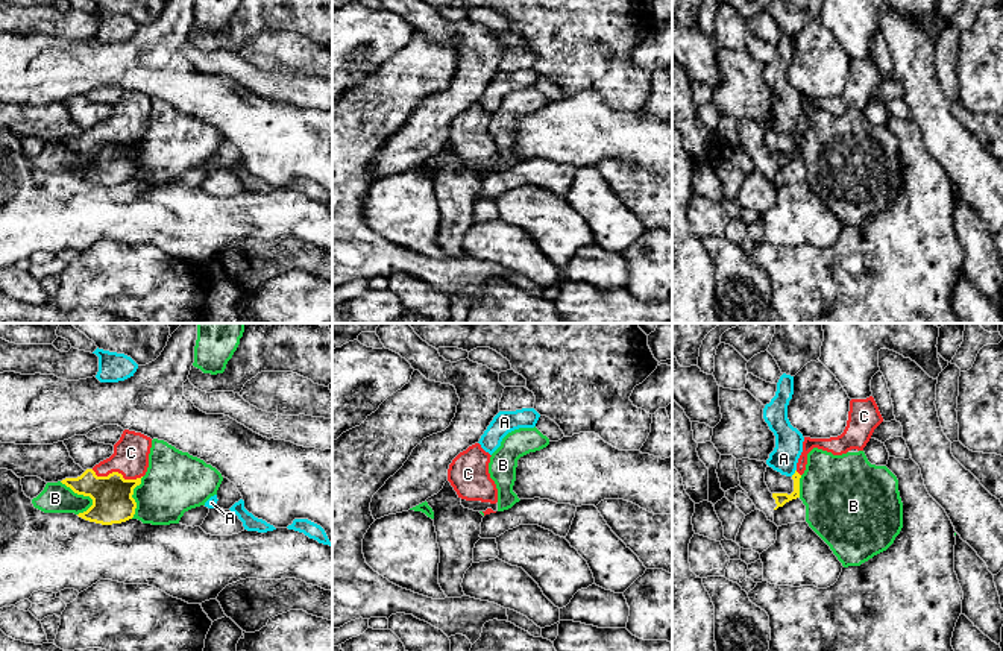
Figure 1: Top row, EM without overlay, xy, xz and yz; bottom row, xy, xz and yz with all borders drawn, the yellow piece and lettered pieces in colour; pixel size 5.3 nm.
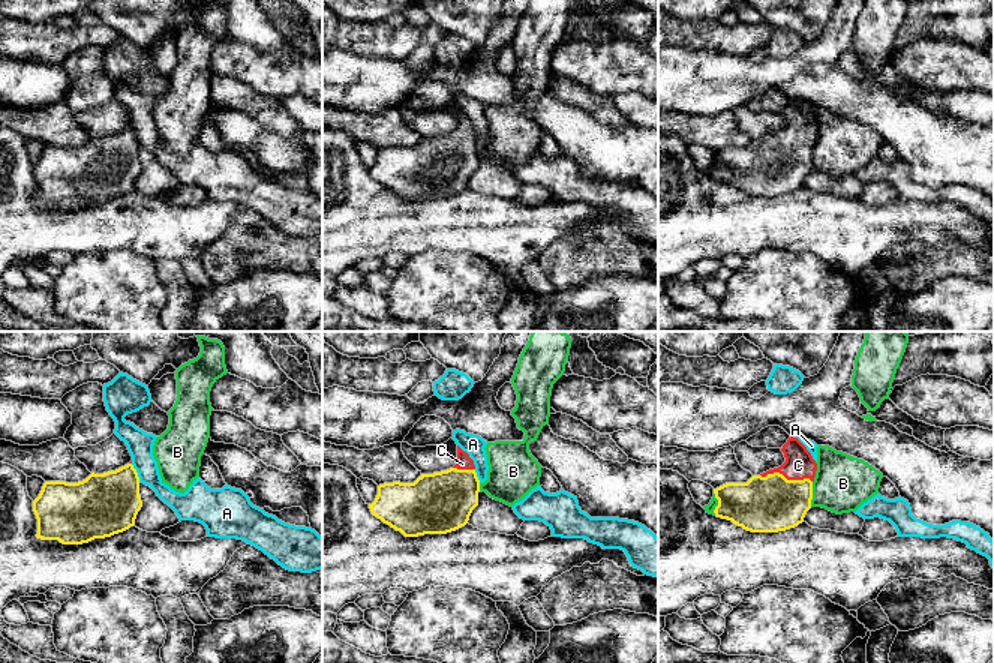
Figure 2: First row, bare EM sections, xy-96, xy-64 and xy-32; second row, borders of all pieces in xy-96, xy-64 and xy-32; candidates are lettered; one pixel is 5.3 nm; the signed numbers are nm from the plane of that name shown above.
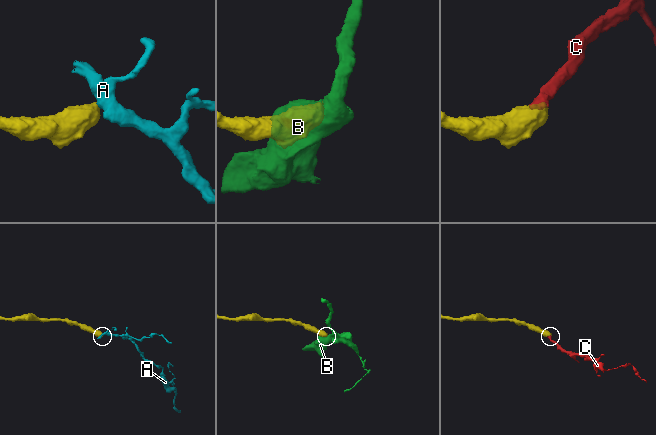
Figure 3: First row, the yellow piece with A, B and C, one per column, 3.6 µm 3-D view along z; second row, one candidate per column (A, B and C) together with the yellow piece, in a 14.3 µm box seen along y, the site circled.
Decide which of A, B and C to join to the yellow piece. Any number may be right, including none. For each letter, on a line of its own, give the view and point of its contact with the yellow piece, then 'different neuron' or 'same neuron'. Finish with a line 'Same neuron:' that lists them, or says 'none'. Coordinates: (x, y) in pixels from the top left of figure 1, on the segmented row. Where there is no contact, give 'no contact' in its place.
A: meets yellow in yz at (795, 472); different neuron
B: meets yellow in xy at (78, 493); different neuron
C: meets yellow in xy at (117, 472); same neuron
Same neuron: C

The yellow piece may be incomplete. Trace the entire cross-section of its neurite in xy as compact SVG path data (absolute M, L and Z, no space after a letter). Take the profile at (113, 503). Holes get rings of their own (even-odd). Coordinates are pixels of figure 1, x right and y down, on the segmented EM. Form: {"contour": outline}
{"contour": "M124 429L109 458L77 478L62 480L74 493L93 499L93 505L77 516L102 525L132 519L137 508L134 489L147 472L150 448L150 437Z"}

